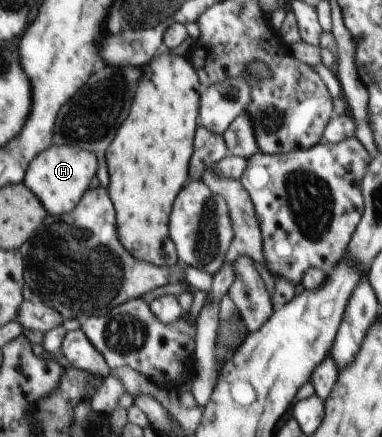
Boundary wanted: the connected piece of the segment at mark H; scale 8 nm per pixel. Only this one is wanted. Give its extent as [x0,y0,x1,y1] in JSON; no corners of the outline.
[22,144,98,217]

